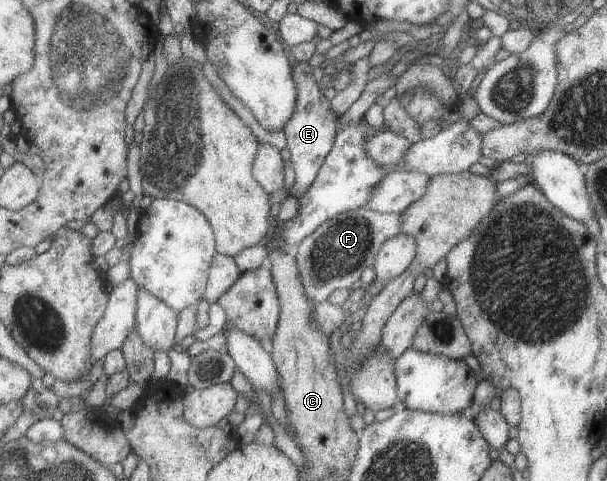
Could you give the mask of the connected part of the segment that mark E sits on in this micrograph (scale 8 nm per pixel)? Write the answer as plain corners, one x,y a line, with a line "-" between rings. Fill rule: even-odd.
307,61
293,62
292,76
297,86
297,103
294,116
285,126
287,149
289,149
292,167
295,169
296,180
293,184
292,196
299,199
317,179
321,166
334,146
339,117
330,106
330,101
324,96

